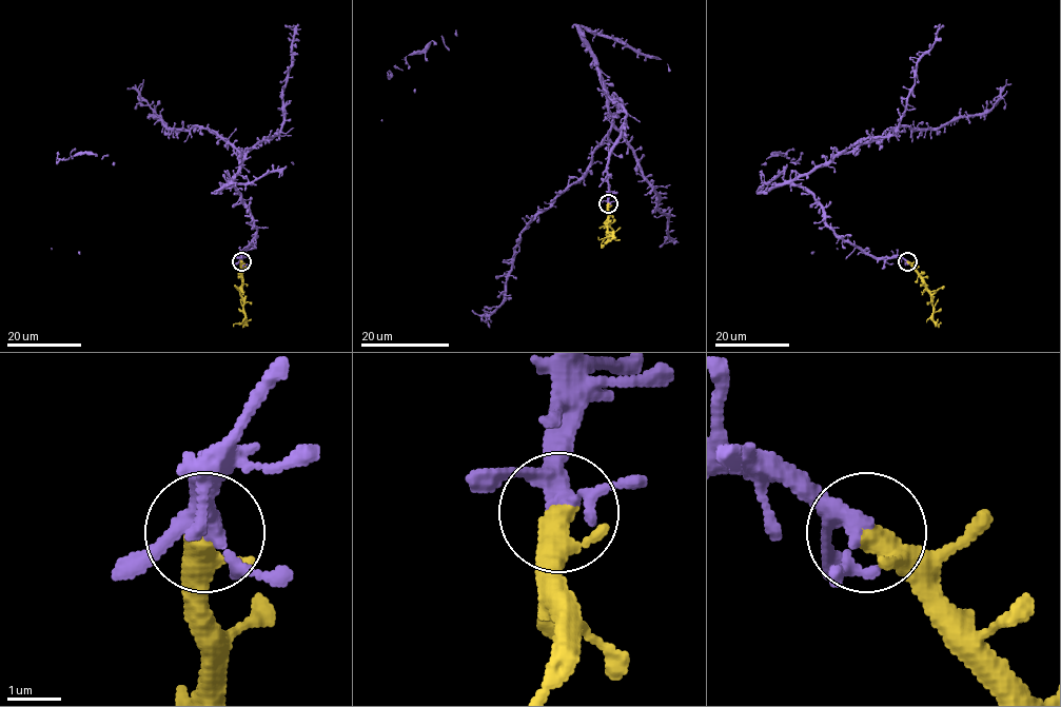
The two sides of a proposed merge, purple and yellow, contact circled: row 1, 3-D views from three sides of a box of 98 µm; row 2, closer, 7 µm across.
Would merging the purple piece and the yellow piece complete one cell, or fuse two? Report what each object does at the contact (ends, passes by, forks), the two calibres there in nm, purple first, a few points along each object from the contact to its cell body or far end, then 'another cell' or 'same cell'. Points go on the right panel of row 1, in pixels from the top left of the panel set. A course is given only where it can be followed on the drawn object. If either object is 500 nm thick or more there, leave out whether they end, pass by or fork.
purple forks there; yellow passes by; 280 nm thick on the purple side, 360 nm on the other; purple runs (907, 260), (872, 257), (842, 241), (823, 205), (793, 181), (901, 126), (930, 130), (985, 114), (1010, 83); yellow runs (907, 261), (925, 282), (932, 305), (932, 321), (937, 323), (935, 327); same cell

